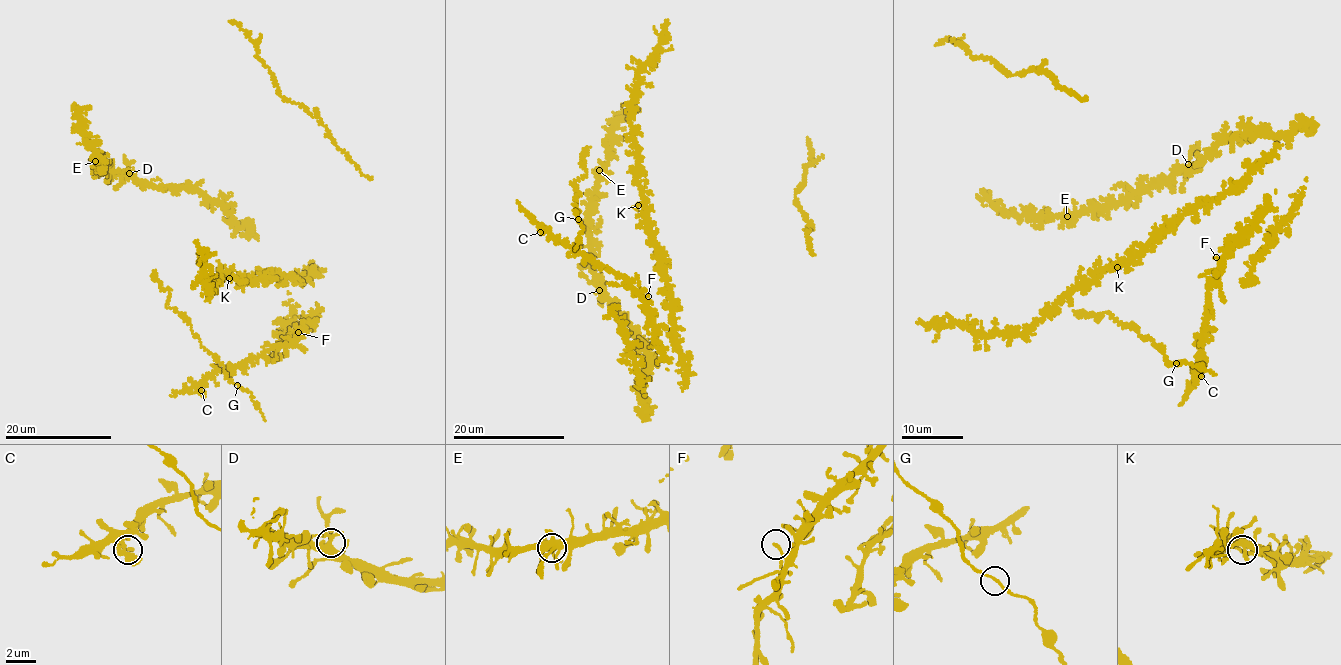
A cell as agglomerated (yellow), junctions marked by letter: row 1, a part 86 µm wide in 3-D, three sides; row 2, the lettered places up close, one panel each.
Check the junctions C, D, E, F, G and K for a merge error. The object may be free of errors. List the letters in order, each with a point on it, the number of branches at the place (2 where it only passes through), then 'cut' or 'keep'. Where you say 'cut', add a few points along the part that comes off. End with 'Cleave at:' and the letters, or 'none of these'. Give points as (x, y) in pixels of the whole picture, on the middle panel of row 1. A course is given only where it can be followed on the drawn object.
C: at (540, 232); 1 branches meet; keep
D: at (599, 290); 2 branches meet; cut; foreign part runs (599, 290), (603, 296), (602, 305)
E: at (599, 170); 2 branches meet; keep
F: at (648, 296); 1 branches meet; keep
G: at (578, 219); 2 branches meet; keep
K: at (638, 205); 2 branches meet; keep
Cleave at: D

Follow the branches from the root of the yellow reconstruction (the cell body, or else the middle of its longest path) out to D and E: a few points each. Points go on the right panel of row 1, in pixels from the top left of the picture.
D: (1314, 129), (1311, 125), (1304, 126), (1270, 137), (1259, 132), (1234, 138), (1225, 136), (1191, 169), (1188, 164)
E: (1314, 129), (1304, 126), (1270, 137), (1259, 132), (1225, 136), (1189, 169), (1099, 208), (1067, 216)

